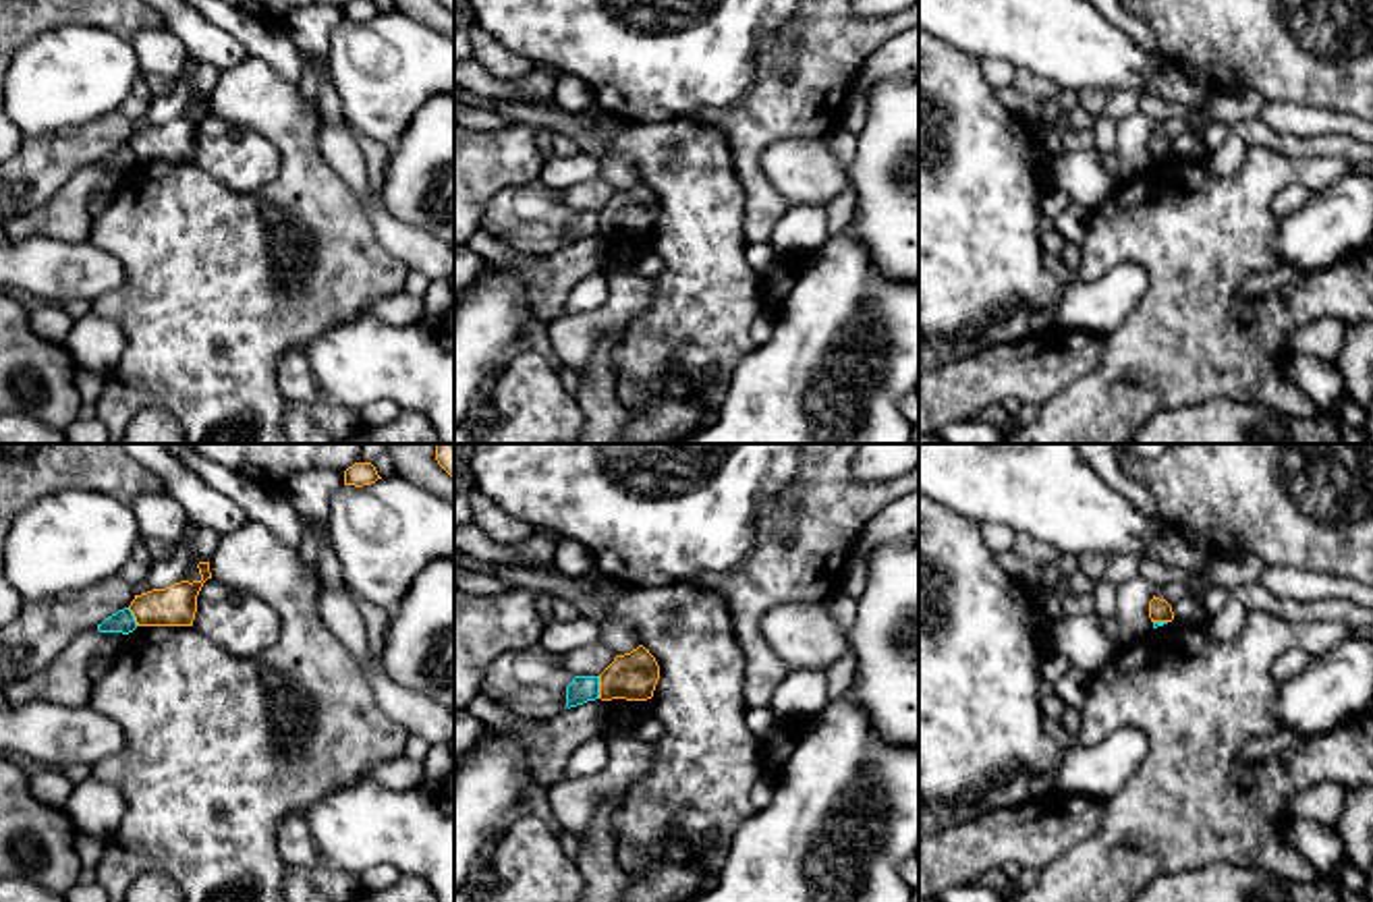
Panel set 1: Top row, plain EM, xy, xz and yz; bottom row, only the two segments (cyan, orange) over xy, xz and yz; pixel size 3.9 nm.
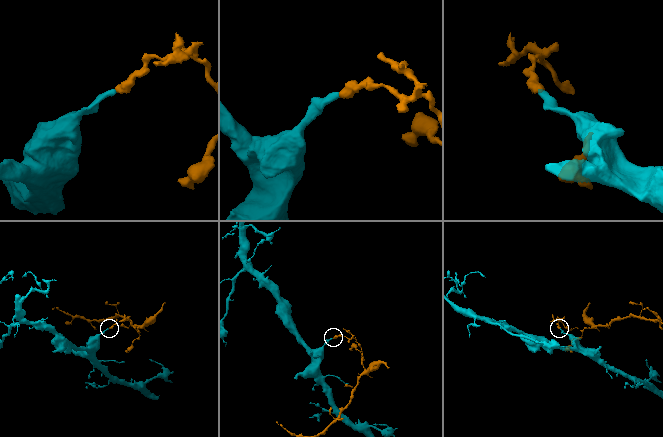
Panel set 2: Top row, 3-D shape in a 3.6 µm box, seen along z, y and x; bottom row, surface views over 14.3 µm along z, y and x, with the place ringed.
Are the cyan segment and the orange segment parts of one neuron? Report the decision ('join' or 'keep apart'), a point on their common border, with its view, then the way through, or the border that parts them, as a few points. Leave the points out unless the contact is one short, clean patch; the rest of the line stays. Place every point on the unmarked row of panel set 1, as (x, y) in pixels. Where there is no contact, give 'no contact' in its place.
keep apart; contact xz (598, 222); border xz (598, 212), (600, 233)

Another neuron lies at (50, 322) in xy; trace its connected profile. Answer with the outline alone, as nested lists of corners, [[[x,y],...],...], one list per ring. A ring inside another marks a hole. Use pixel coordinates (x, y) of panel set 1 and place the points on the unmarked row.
[[[50,301],[37,309],[31,309],[27,317],[33,334],[54,344],[64,344],[75,323],[62,305]]]

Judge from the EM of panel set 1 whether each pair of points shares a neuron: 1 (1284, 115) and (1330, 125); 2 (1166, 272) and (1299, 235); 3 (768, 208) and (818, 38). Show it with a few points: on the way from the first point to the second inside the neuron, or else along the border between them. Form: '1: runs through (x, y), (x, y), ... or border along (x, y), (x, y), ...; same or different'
1: runs through (1295, 119), (1320, 123); same
2: border along (1276, 218), (1272, 249), (1282, 264); different
3: runs through (749, 166), (749, 133), (801, 79); same

